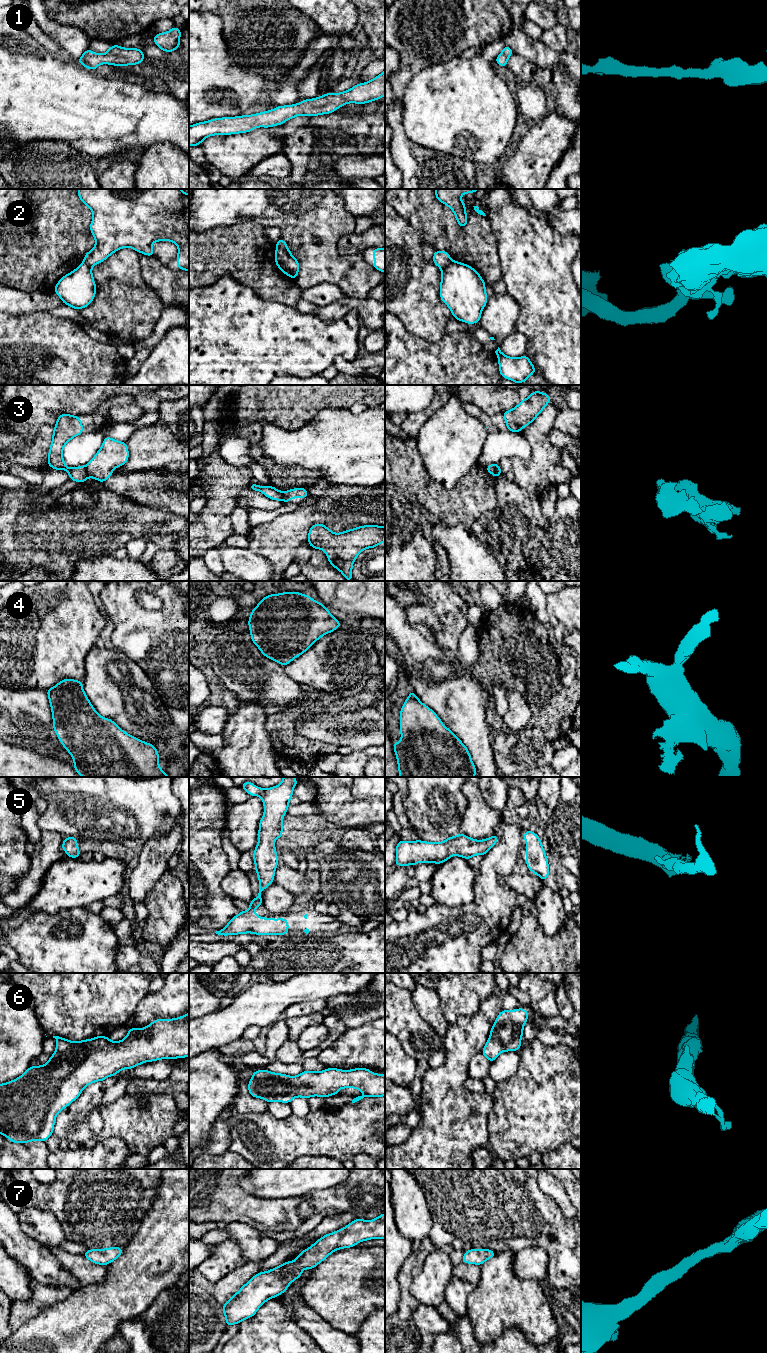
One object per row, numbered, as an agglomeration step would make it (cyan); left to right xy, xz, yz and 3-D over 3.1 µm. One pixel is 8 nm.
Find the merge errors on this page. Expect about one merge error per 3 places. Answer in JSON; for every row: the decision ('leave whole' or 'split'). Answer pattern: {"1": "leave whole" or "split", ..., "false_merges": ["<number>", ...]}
{"1": "leave whole", "2": "split", "3": "split", "4": "leave whole", "5": "leave whole", "6": "leave whole", "7": "leave whole", "false_merges": ["2", "3"]}

